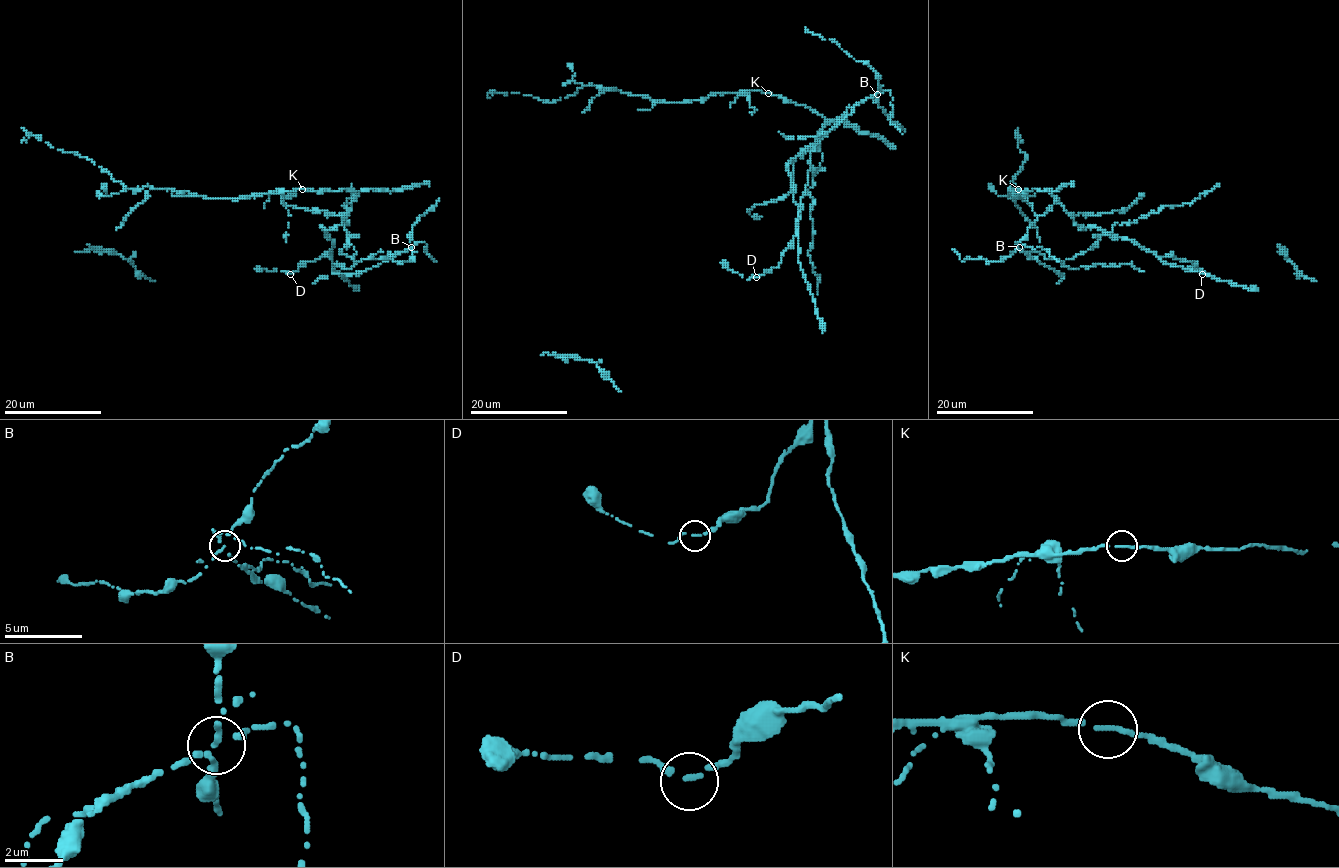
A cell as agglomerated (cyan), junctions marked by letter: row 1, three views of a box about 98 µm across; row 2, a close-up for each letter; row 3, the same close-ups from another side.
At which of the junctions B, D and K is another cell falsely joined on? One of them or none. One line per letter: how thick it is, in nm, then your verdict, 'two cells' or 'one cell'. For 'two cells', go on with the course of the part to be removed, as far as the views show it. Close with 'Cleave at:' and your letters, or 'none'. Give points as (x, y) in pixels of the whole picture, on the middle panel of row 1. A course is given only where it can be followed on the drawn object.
B: calibre 170 nm; two cells; course (878, 93), (850, 105), (820, 139), (822, 161), (808, 190), (813, 205), (808, 252), (819, 275), (817, 294)
D: calibre 170 nm; one cell
K: calibre 170 nm; one cell
Cleave at: B

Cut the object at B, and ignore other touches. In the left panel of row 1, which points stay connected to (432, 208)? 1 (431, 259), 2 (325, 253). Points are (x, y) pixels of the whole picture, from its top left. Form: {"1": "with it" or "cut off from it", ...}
{"1": "cut off from it", "2": "with it"}

